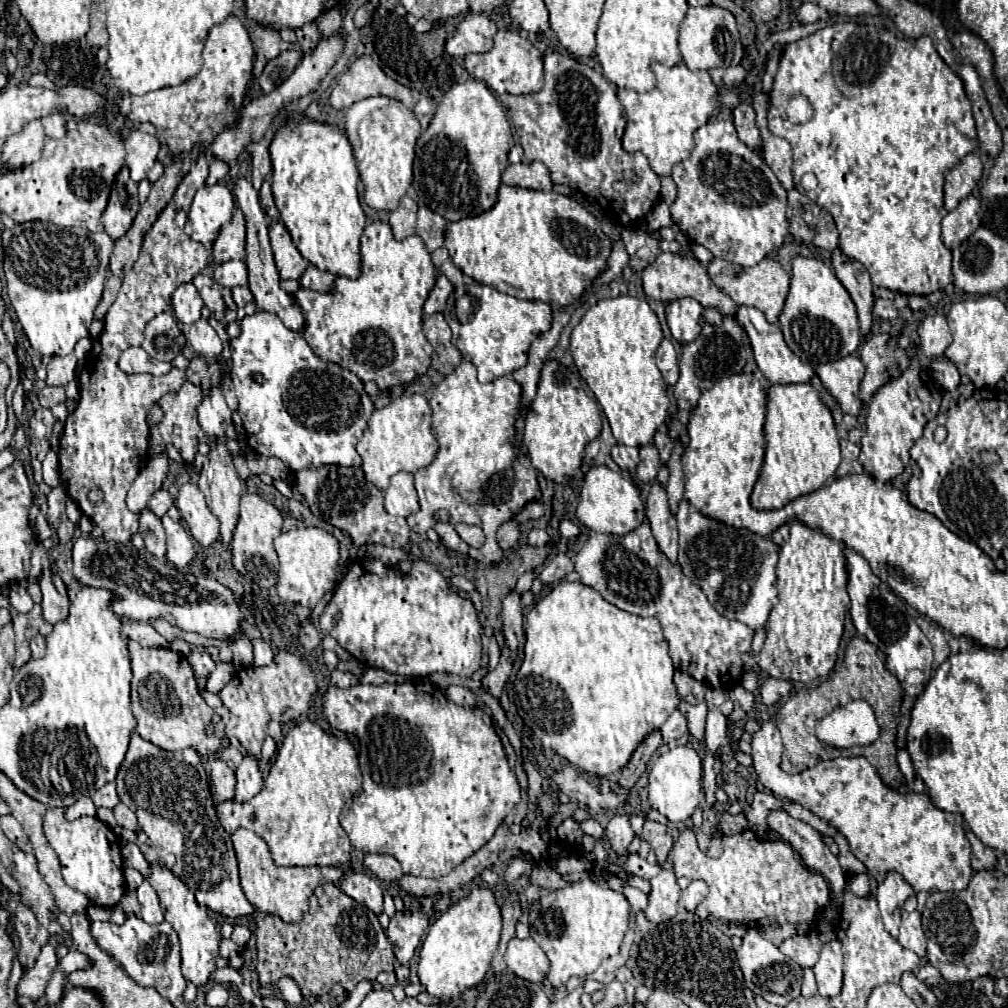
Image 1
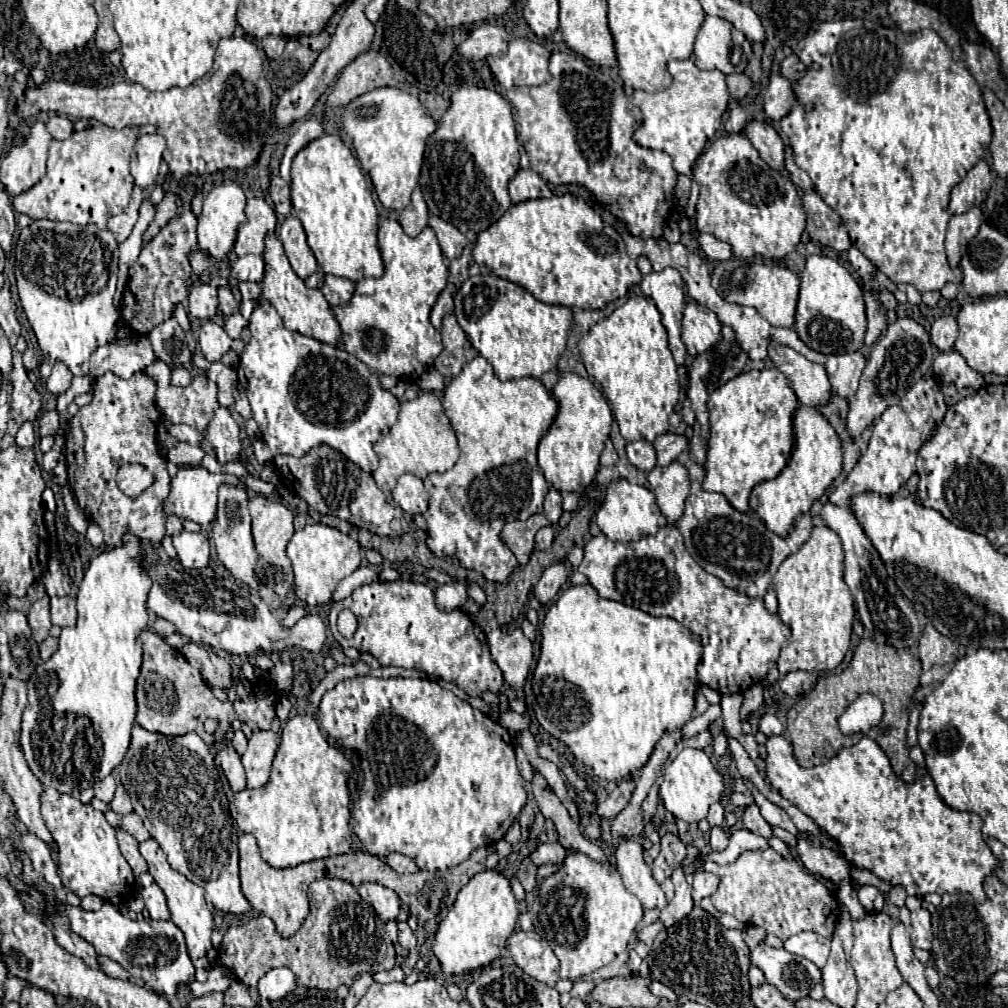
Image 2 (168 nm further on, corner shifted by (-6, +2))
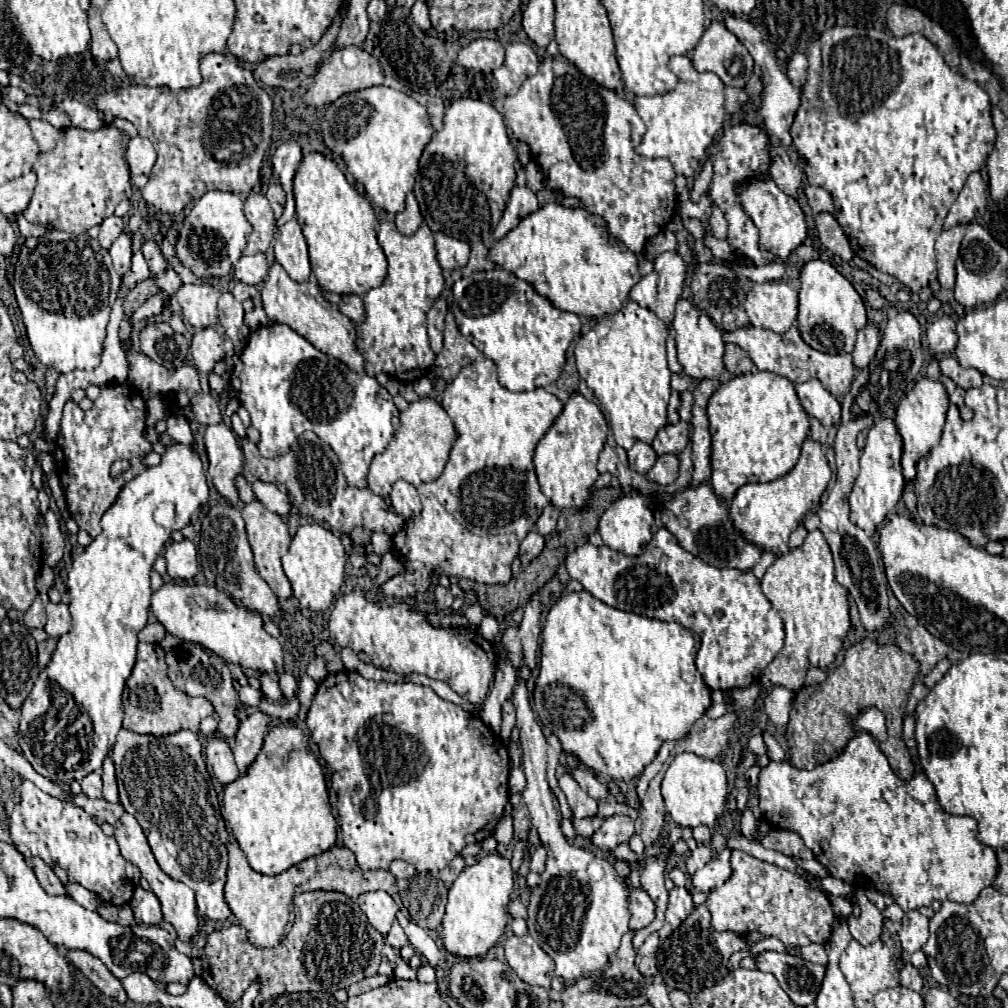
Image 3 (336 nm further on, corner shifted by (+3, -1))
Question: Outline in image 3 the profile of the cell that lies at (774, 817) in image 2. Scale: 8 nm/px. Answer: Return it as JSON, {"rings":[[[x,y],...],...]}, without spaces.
{"rings":[[[854,888],[854,895],[861,909],[860,916],[850,914],[848,916],[848,926],[850,934],[854,940],[860,944],[872,944],[874,940],[880,938],[882,934],[882,914],[876,906],[871,903],[861,888]]]}

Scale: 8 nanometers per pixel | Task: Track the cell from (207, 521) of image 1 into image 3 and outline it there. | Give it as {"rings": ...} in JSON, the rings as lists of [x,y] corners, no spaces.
{"rings":[[[172,444],[166,448],[166,454],[162,456],[160,466],[146,468],[140,476],[130,480],[114,506],[102,516],[102,534],[92,540],[92,544],[74,558],[72,572],[68,574],[68,593],[70,602],[69,612],[72,614],[72,628],[63,636],[60,636],[56,650],[52,654],[50,664],[40,672],[30,696],[24,700],[20,708],[20,728],[18,728],[18,740],[20,740],[20,750],[26,756],[26,760],[32,764],[32,768],[54,780],[60,782],[60,748],[56,746],[46,746],[44,736],[46,736],[46,714],[50,710],[58,710],[58,690],[64,692],[64,696],[72,696],[76,704],[80,704],[86,714],[90,716],[94,724],[94,736],[92,736],[92,748],[88,752],[88,774],[98,772],[100,764],[104,758],[112,752],[112,746],[116,744],[116,734],[122,728],[122,690],[124,684],[134,668],[136,660],[136,646],[138,646],[138,632],[146,626],[148,620],[148,608],[150,608],[150,570],[156,560],[156,556],[162,552],[164,542],[168,536],[164,534],[164,526],[156,524],[154,520],[154,510],[162,504],[172,504],[174,506],[174,524],[172,530],[182,530],[188,524],[196,524],[200,508],[208,502],[208,482],[206,482],[206,472],[202,470],[202,462],[198,454],[194,452],[194,446],[184,446],[184,444]]]}

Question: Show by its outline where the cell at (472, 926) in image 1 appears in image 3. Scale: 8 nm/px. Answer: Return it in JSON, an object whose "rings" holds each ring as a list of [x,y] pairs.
{"rings":[[[488,854],[482,856],[474,866],[466,866],[448,892],[446,914],[442,920],[444,950],[458,958],[484,956],[500,940],[506,924],[510,922],[506,906],[510,902],[512,890],[514,872],[510,868],[510,860],[498,854]]]}

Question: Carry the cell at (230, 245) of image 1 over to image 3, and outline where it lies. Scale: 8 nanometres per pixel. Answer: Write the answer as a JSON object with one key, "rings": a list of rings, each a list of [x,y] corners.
{"rings":[[[252,192],[246,198],[244,216],[252,224],[252,234],[248,236],[248,244],[246,244],[242,254],[248,256],[248,254],[256,254],[256,252],[266,252],[270,242],[272,242],[276,220],[274,220],[272,208],[270,208],[268,200],[264,198],[264,194]]]}

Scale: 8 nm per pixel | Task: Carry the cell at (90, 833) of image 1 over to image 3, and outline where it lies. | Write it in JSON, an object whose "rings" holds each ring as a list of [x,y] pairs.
{"rings":[[[24,780],[20,804],[10,814],[10,836],[18,852],[24,856],[40,856],[48,866],[60,866],[70,882],[98,894],[104,902],[128,902],[134,886],[124,874],[126,860],[120,854],[118,842],[104,836],[102,828],[82,808],[66,804],[44,794],[38,786]]]}

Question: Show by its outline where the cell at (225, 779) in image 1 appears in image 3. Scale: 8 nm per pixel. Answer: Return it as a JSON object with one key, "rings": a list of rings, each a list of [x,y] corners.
{"rings":[[[212,738],[206,746],[206,760],[210,762],[212,770],[214,770],[214,776],[220,780],[220,784],[230,784],[232,780],[236,780],[240,774],[238,774],[238,768],[234,764],[234,756],[232,756],[232,750],[228,746],[226,740],[220,740],[220,738]]]}

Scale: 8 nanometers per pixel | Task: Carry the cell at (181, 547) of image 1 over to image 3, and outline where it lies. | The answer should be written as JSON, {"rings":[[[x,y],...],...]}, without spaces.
{"rings":[[[192,540],[166,544],[164,558],[168,562],[168,574],[180,580],[192,580],[198,572],[198,552]]]}

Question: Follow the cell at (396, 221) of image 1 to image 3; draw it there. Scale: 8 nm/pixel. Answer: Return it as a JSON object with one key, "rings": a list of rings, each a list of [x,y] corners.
{"rings":[[[410,192],[406,196],[406,208],[396,214],[396,228],[404,236],[412,236],[420,228],[420,224],[422,224],[422,214],[418,210],[418,202],[416,202],[414,194]]]}

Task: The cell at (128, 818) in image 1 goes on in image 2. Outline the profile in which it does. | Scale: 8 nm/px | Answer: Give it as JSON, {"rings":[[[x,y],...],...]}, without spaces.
{"rings":[[[121,783],[117,785],[115,797],[113,797],[113,801],[109,803],[109,807],[111,807],[115,813],[119,813],[119,815],[125,815],[125,813],[131,813],[131,811],[133,811],[131,801],[129,801],[129,795],[127,795],[127,791],[123,789]]]}

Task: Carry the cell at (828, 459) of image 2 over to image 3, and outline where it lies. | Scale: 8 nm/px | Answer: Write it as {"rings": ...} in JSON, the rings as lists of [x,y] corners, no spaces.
{"rings":[[[806,438],[802,444],[800,458],[788,474],[784,474],[778,480],[766,482],[766,484],[760,484],[760,482],[744,484],[736,492],[732,506],[730,506],[732,522],[756,546],[760,546],[764,550],[774,550],[778,554],[786,554],[788,536],[800,526],[806,512],[814,510],[820,504],[820,496],[826,490],[830,476],[832,476],[832,472],[830,472],[830,466],[828,466],[828,460],[824,456],[820,442]]]}

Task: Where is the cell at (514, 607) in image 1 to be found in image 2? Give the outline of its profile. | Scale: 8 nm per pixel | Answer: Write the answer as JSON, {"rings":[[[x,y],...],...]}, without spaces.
{"rings":[[[498,628],[486,636],[491,655],[503,671],[505,683],[513,689],[523,687],[533,663],[531,641],[523,635],[521,629],[515,629],[513,633],[507,634]]]}

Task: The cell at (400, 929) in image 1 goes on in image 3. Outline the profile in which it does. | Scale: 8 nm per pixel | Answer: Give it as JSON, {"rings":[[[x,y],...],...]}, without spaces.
{"rings":[[[394,922],[394,924],[392,924],[392,930],[388,932],[386,942],[388,942],[394,950],[400,950],[402,946],[406,946],[406,944],[408,944],[408,938],[406,938],[406,934],[404,934],[404,930],[402,930],[402,926],[400,926],[398,922]]]}

